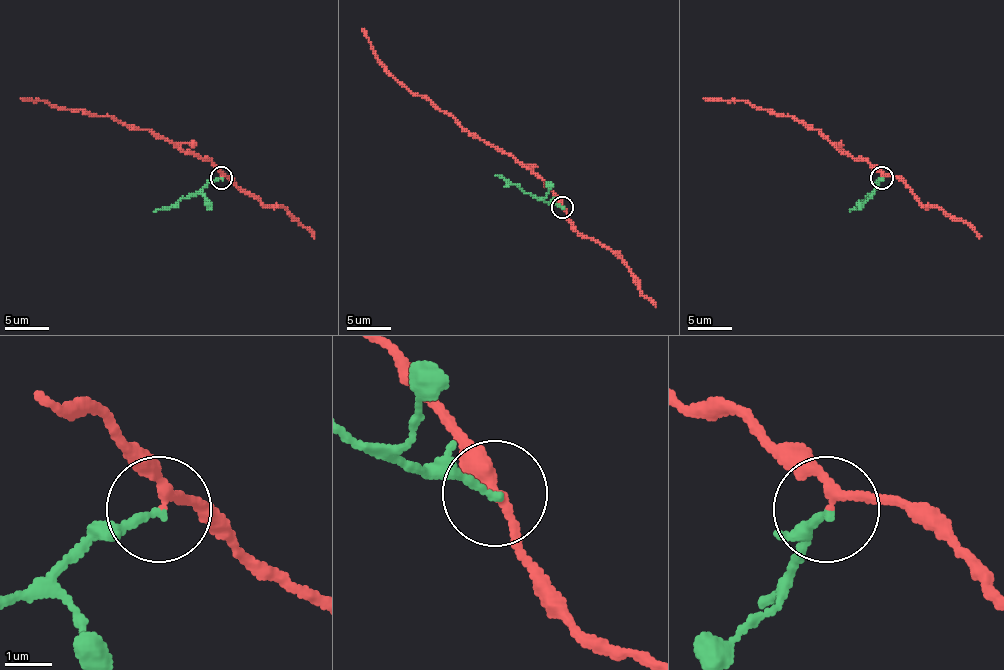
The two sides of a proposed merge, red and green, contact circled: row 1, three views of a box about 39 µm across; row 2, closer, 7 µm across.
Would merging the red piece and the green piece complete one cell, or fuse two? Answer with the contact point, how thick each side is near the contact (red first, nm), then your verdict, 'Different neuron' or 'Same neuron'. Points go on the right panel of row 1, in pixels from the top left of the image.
Place: (881, 178). Thickness 170 nm (red) against 170 nm. Different neuron

